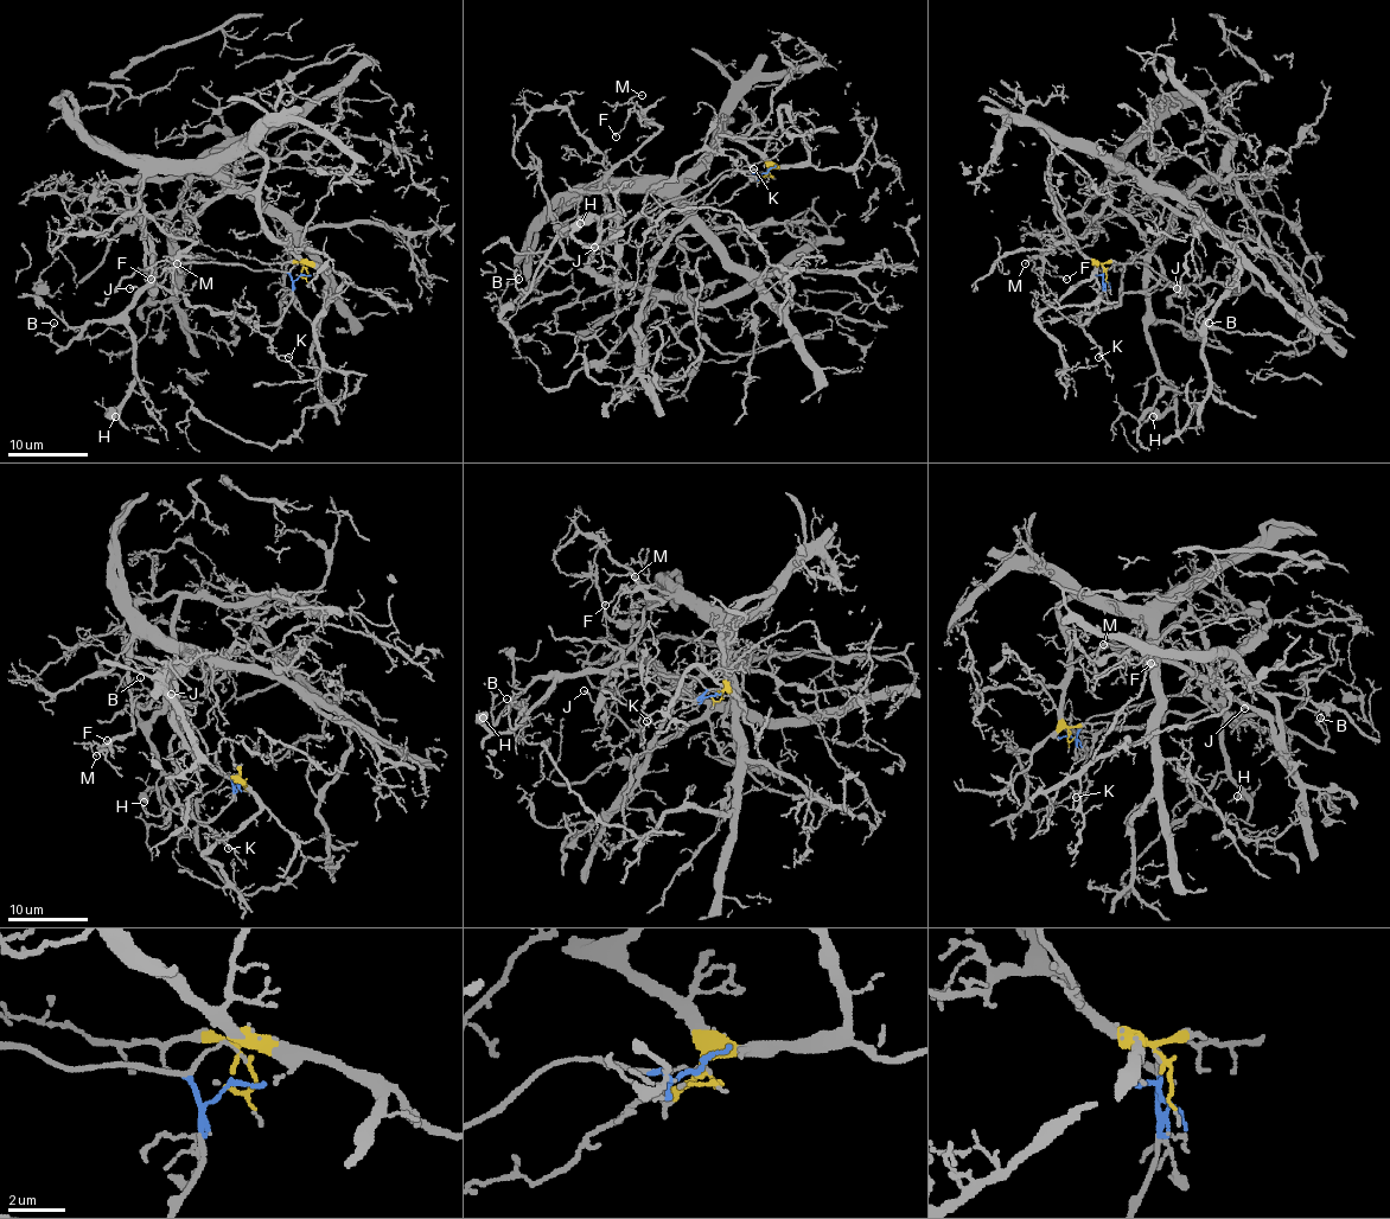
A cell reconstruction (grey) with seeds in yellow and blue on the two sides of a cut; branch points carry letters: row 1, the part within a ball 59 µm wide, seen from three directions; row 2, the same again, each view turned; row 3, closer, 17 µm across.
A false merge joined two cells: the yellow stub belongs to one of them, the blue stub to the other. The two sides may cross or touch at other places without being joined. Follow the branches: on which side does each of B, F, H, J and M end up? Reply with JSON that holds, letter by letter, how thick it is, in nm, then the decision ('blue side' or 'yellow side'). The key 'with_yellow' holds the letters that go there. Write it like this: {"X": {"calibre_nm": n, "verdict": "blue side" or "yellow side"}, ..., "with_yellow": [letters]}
{"B": {"calibre_nm": 110, "verdict": "blue side"}, "F": {"calibre_nm": 120, "verdict": "yellow side"}, "H": {"calibre_nm": 650, "verdict": "blue side"}, "J": {"calibre_nm": 170, "verdict": "blue side"}, "M": {"calibre_nm": 100, "verdict": "yellow side"}, "with_yellow": ["F", "M"]}

